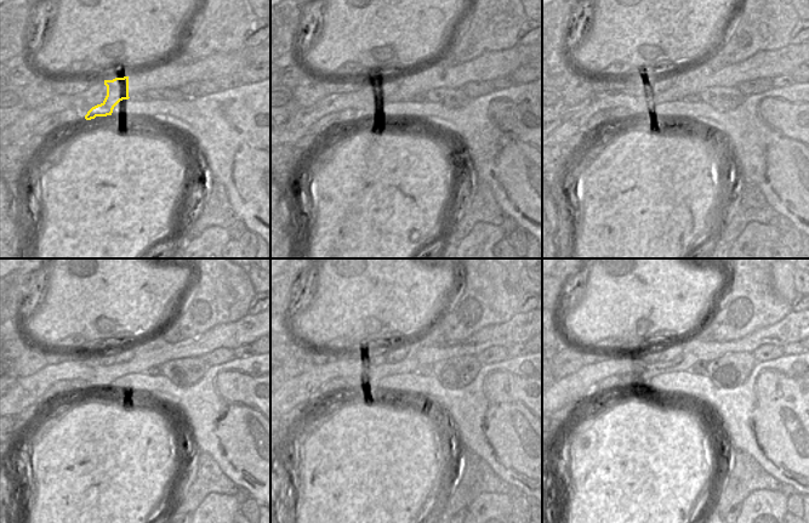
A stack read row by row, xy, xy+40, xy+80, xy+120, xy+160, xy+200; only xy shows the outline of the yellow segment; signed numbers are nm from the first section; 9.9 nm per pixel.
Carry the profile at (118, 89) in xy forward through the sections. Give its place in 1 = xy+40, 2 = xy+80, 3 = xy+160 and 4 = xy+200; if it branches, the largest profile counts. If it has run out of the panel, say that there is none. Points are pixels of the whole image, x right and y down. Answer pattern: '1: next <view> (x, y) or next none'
1: next xy+40 (387, 86)
2: next xy+80 (660, 84)
3: next xy+160 (396, 354)
4: next xy+200 (670, 352)

